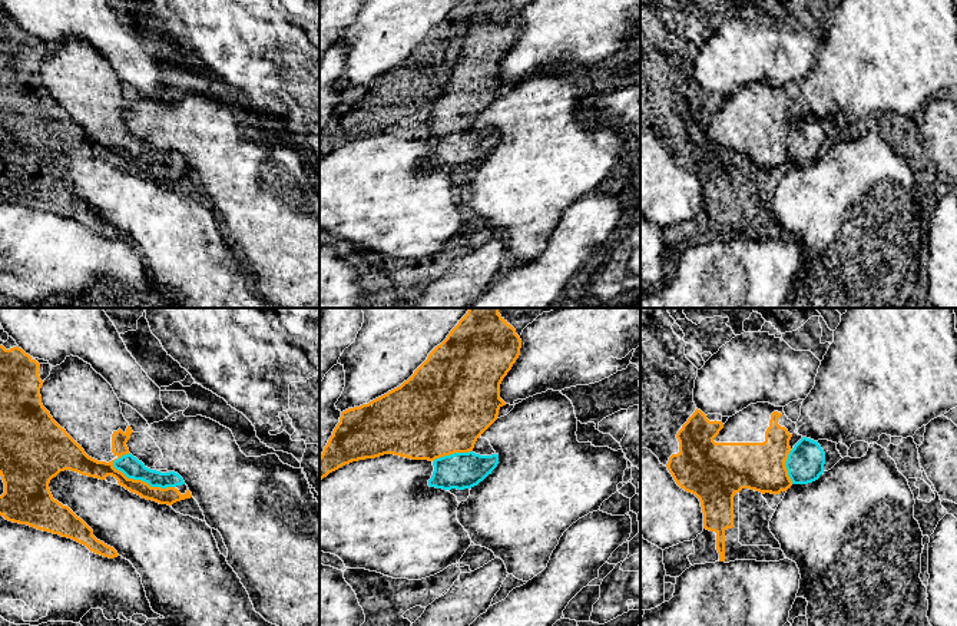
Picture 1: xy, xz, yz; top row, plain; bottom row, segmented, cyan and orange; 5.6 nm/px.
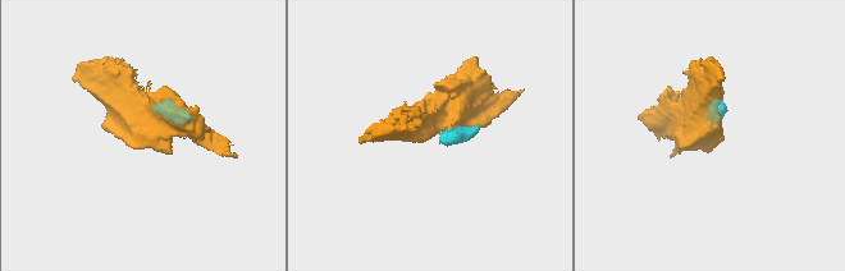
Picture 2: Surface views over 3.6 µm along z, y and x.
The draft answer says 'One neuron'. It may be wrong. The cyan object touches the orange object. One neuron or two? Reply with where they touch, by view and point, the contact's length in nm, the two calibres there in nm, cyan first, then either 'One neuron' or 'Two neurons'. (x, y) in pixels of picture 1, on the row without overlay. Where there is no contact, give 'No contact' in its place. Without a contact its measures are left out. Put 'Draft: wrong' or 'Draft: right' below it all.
Touches cyan at xy (142, 159). Shared border 380 nm. Thickness 110 nm (cyan) against 100 nm. One neuron
Draft: right

